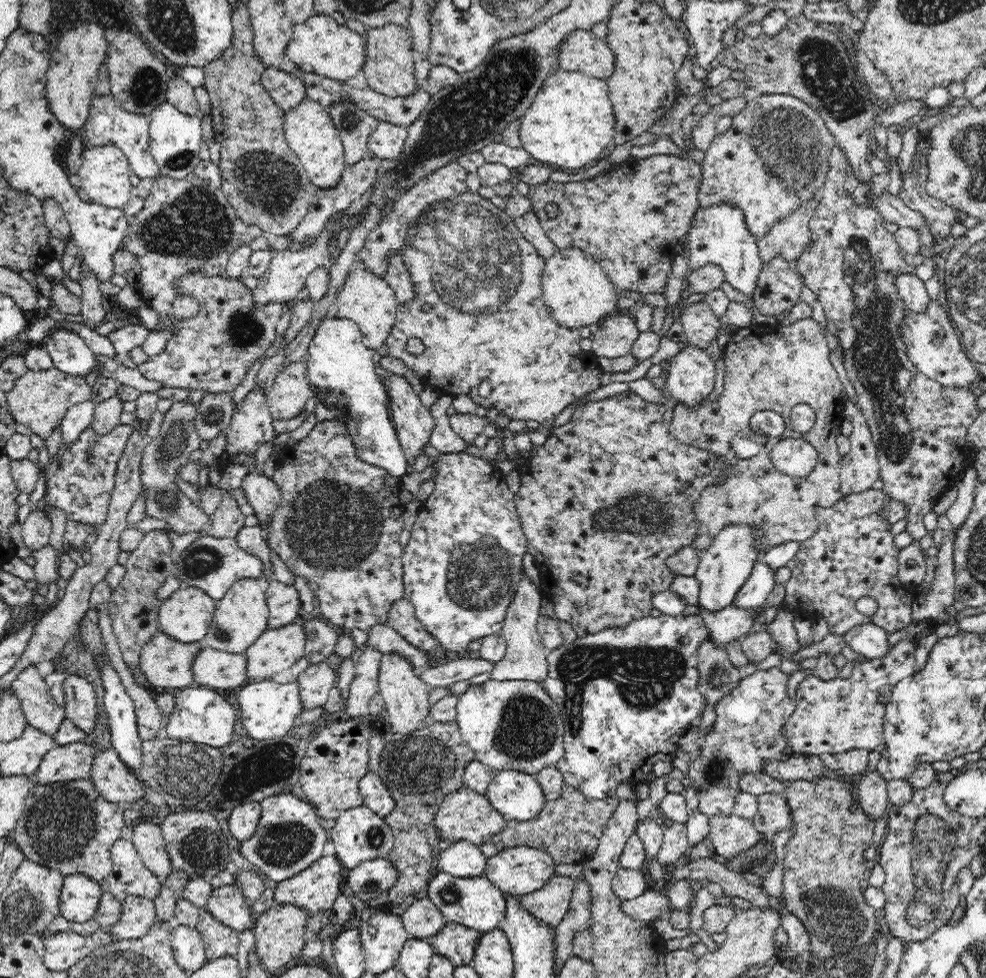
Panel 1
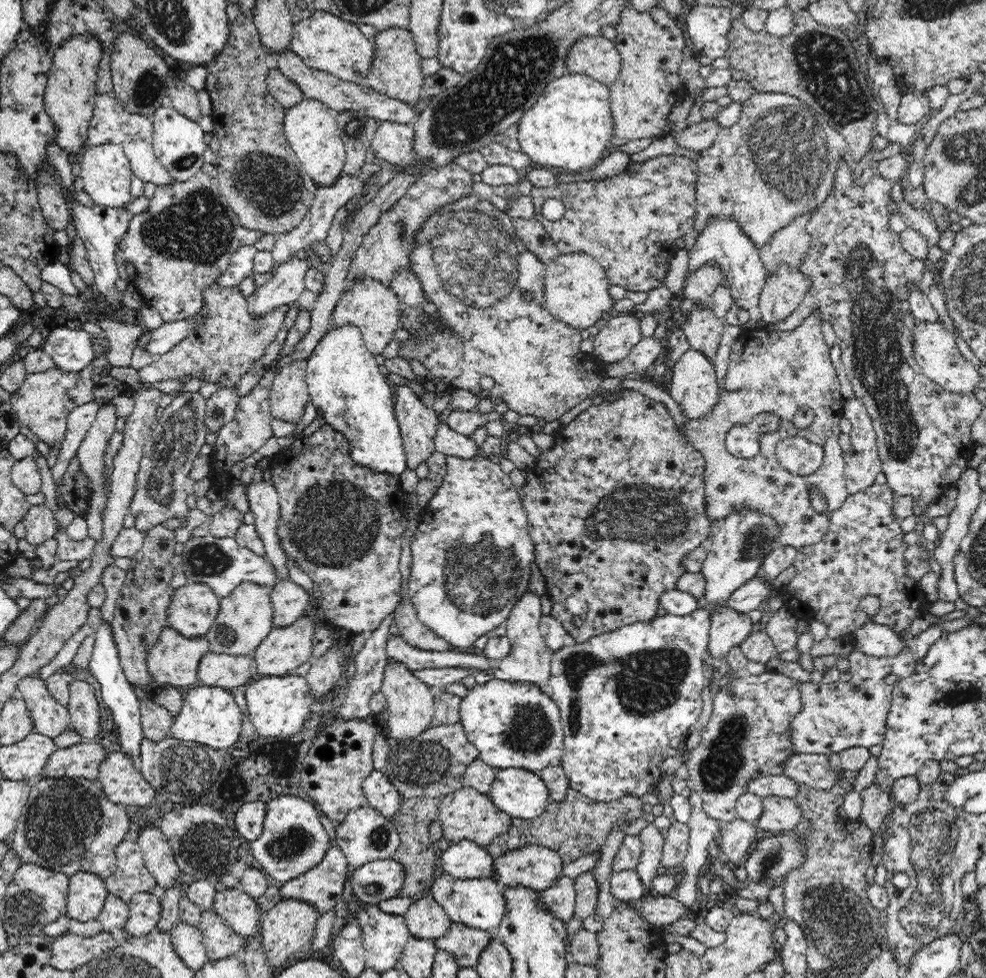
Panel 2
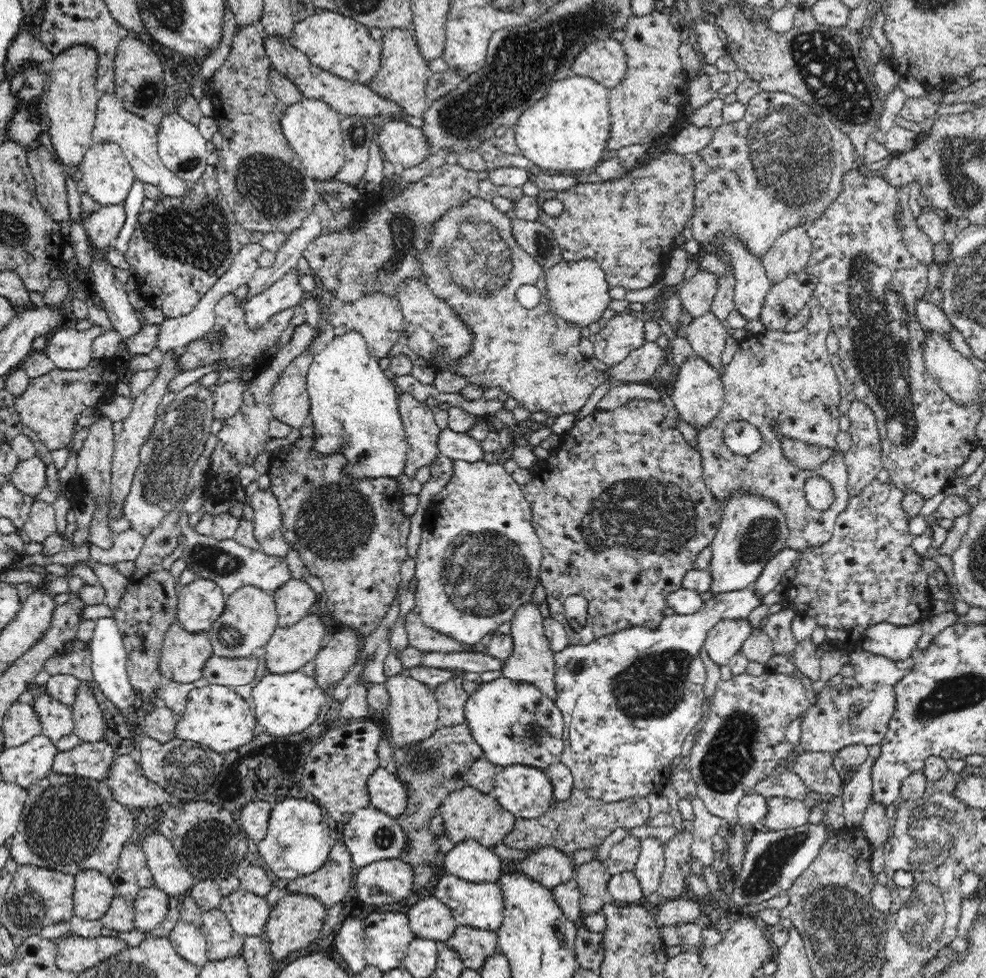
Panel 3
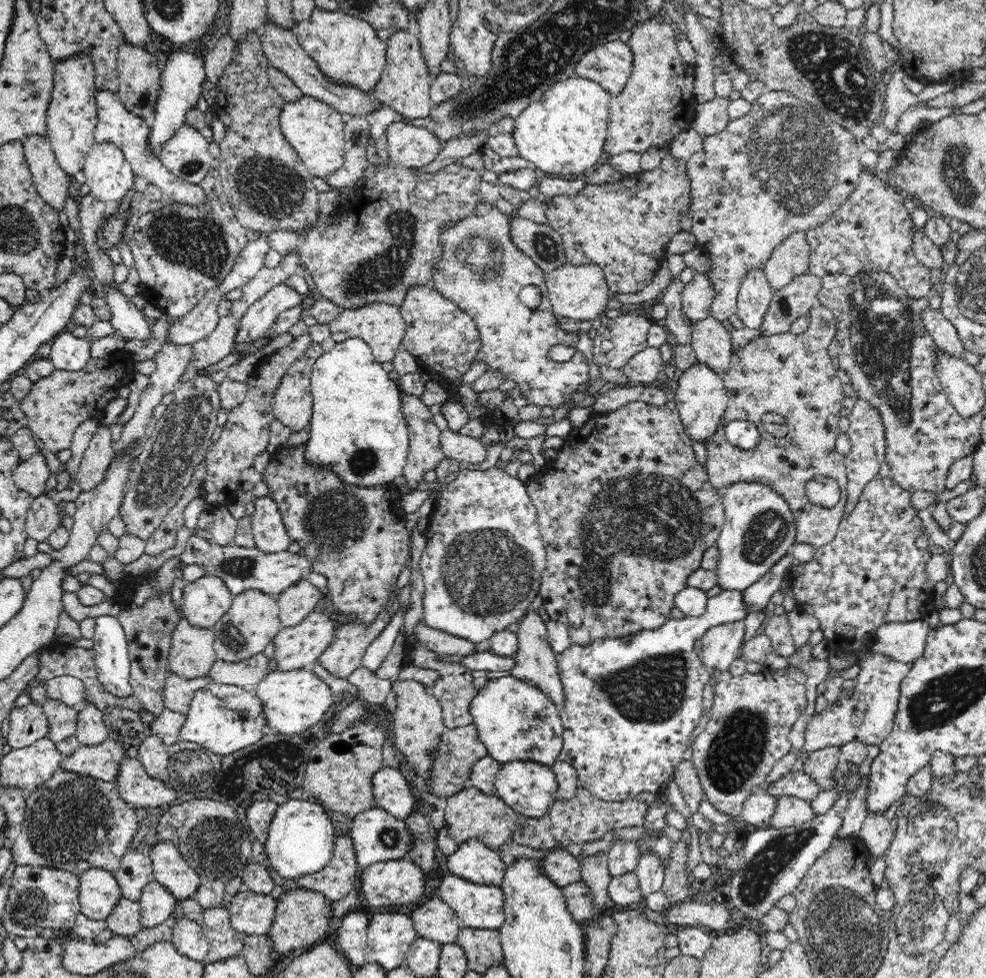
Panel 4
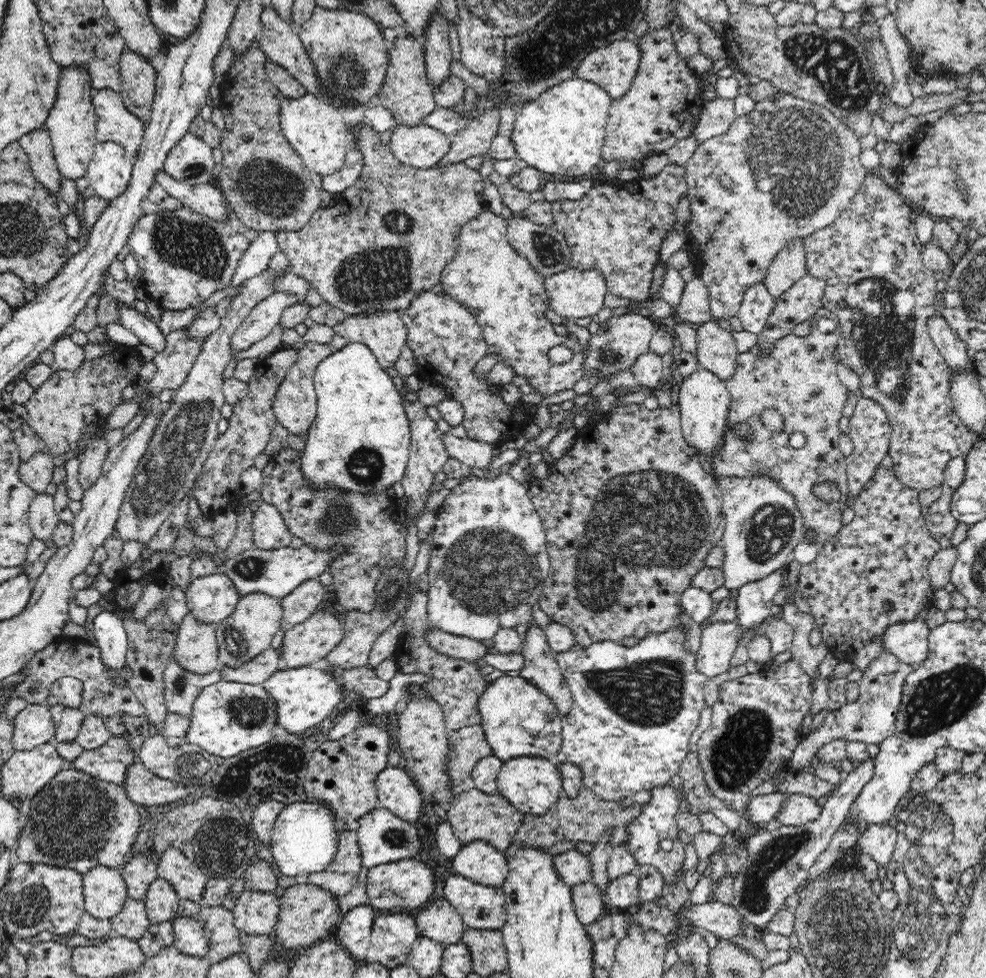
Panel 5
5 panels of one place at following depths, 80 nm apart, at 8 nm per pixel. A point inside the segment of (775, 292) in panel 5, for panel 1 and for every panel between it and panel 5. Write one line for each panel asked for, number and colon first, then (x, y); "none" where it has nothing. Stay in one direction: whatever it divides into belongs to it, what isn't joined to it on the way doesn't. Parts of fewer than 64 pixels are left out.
1: (789, 238)
2: (789, 245)
3: (790, 253)
4: (790, 258)

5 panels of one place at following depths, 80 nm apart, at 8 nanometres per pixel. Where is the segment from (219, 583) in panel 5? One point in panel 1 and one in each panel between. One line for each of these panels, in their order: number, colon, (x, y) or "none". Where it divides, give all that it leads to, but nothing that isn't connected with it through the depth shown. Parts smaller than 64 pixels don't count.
1: (187, 615)
2: (195, 606)
3: (200, 603)
4: (204, 602)

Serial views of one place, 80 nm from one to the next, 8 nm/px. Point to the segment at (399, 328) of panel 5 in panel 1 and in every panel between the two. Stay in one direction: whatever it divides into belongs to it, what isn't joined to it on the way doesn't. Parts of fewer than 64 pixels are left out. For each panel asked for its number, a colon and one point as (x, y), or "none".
1: (367, 300)
2: (371, 306)
3: (379, 319)
4: (381, 325)

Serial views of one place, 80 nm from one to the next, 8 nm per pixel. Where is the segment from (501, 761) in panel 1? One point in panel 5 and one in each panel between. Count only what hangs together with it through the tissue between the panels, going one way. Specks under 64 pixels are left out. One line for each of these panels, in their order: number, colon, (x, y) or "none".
2: (513, 724)
3: (514, 723)
4: (515, 720)
5: (519, 720)

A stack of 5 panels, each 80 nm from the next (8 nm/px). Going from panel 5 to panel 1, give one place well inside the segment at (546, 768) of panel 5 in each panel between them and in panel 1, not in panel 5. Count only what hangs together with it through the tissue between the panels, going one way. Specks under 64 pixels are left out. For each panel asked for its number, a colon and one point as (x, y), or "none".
1: (516, 795)
2: (520, 793)
3: (525, 791)
4: (528, 787)

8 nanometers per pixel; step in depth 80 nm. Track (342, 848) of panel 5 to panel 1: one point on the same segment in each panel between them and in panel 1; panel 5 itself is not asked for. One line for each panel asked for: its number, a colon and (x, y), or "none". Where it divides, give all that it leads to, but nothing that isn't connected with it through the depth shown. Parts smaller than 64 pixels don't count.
1: (315, 888)
2: (322, 887)
3: (330, 884)
4: (336, 880)

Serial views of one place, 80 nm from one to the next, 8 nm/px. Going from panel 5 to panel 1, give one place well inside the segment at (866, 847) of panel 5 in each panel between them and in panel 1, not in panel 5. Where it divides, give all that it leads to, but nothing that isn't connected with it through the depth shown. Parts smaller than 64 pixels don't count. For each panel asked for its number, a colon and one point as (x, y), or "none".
1: (872, 790)
2: (876, 805)
3: (877, 828)
4: (877, 833)

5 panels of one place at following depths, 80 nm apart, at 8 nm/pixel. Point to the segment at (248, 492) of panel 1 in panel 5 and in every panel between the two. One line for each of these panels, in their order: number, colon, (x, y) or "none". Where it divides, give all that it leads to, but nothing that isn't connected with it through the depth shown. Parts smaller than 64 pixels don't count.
2: (263, 498)
3: (267, 522)
4: (270, 535)
5: (270, 531)

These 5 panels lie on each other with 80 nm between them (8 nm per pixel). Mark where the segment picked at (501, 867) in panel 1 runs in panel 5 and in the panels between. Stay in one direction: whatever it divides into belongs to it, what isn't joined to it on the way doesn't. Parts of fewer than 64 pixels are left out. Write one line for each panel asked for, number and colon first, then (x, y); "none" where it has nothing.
2: (538, 867)
3: (550, 866)
4: (563, 868)
5: (574, 867)

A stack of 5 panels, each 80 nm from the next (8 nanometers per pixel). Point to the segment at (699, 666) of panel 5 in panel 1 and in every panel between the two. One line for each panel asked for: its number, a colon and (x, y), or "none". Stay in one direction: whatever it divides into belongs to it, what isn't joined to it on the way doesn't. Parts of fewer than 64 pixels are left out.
1: (731, 623)
2: (729, 629)
3: (726, 639)
4: (720, 645)

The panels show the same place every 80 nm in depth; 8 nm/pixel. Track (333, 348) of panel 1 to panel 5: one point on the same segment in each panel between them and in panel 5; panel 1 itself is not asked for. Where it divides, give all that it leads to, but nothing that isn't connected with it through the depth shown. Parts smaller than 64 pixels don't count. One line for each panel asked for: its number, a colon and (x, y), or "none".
2: (348, 391)
3: (354, 407)
4: (358, 430)
5: (359, 442)

